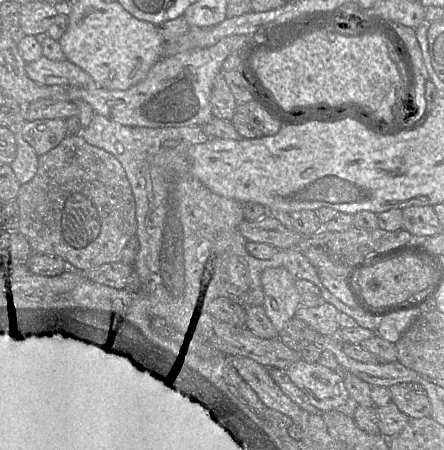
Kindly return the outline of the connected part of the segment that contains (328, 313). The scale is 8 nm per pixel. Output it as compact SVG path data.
M323 302L315 307L300 305L295 316L305 321L319 334L338 336L340 311L331 303Z

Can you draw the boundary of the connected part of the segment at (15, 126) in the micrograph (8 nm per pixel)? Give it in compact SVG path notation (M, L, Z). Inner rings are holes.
M14 106L15 121L8 127L16 141L16 157L10 164L20 185L28 183L36 174L38 168L38 155L31 145L25 141L21 129L23 122L22 111L24 106Z

